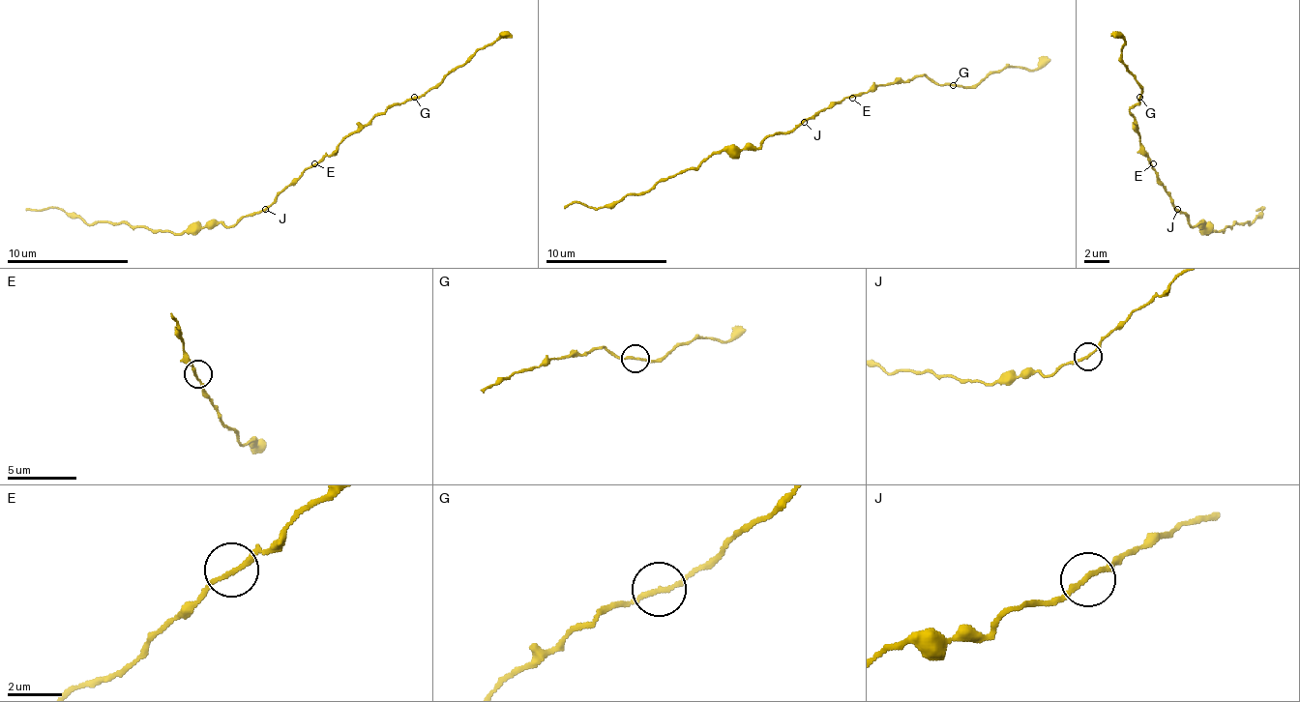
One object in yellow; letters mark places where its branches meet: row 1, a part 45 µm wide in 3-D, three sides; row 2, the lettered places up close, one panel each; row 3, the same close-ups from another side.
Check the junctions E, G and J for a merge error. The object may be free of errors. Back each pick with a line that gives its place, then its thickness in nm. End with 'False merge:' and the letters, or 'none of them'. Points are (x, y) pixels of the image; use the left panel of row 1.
G: place (414, 97); calibre 160 nm
False merge: G

